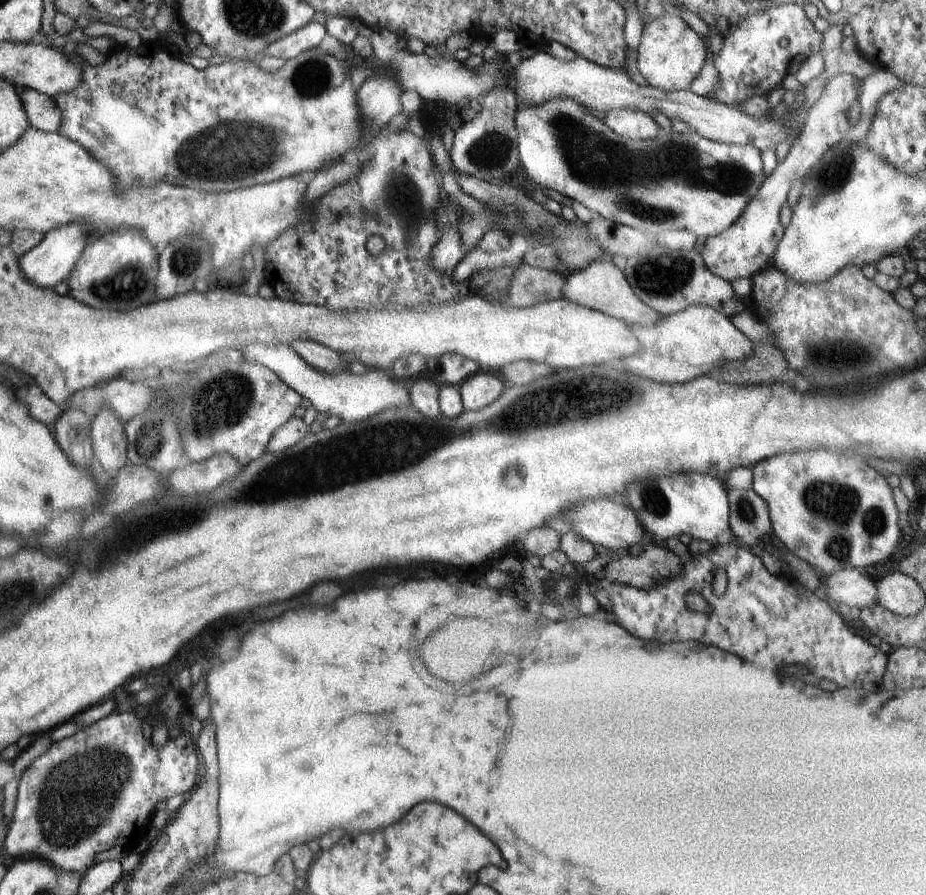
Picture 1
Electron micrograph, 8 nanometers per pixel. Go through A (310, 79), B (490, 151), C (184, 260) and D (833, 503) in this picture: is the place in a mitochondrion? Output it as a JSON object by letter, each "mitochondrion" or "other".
{"A":"mitochondrion","B":"mitochondrion","C":"mitochondrion","D":"mitochondrion"}

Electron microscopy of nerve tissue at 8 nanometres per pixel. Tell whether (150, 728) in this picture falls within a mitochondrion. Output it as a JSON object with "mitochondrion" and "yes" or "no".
{"mitochondrion":"no"}

